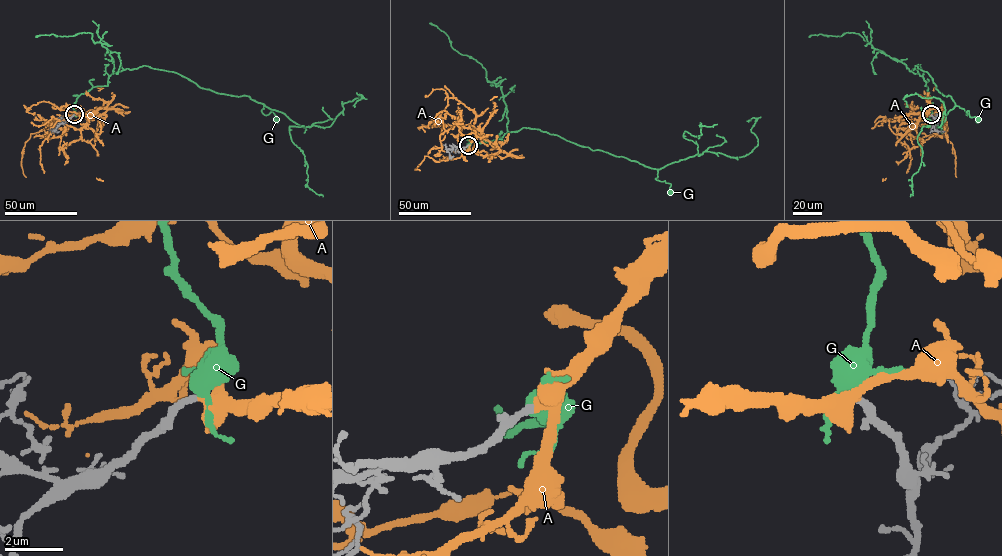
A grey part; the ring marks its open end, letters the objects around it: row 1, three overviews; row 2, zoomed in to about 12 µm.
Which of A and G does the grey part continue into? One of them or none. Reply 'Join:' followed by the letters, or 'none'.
Join: A

